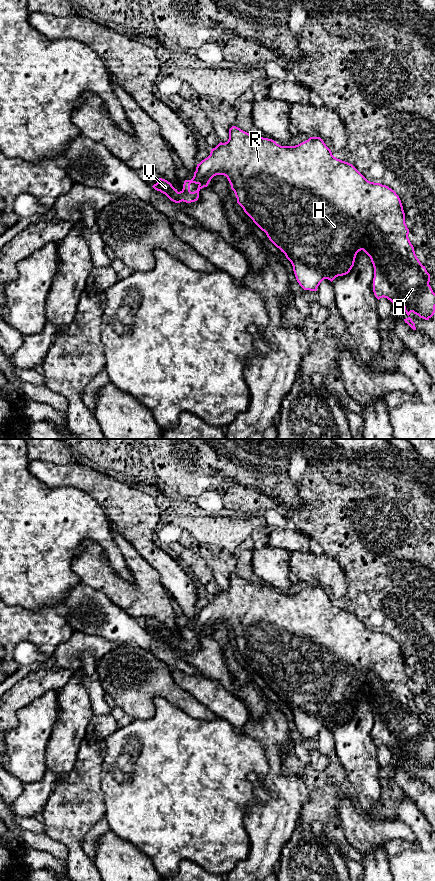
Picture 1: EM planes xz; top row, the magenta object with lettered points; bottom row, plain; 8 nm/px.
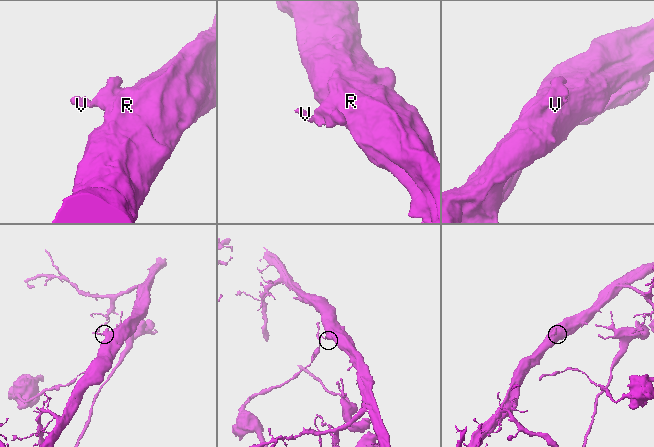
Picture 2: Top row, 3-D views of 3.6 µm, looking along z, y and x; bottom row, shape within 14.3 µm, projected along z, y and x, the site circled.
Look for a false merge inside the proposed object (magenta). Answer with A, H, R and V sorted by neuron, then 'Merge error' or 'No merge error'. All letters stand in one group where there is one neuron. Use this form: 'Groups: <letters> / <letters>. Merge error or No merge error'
Groups: A H R V. No merge error

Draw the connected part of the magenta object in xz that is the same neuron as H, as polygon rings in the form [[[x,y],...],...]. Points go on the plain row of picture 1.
[[[232,574],[229,577],[228,589],[225,591],[220,590],[215,596],[211,597],[210,603],[197,612],[193,626],[184,629],[183,637],[180,640],[178,640],[170,630],[162,626],[159,626],[157,631],[152,635],[165,642],[175,651],[180,651],[182,649],[191,651],[198,648],[199,639],[207,635],[211,627],[216,623],[224,623],[227,625],[231,637],[234,639],[237,646],[237,651],[243,656],[244,660],[253,670],[266,681],[269,688],[285,702],[286,706],[293,714],[297,730],[304,738],[317,739],[318,734],[324,727],[328,727],[332,730],[336,725],[348,722],[354,714],[357,701],[363,698],[370,705],[374,715],[373,740],[378,748],[384,745],[392,751],[399,750],[404,755],[404,759],[408,764],[413,760],[420,766],[429,768],[434,763],[435,741],[429,733],[430,722],[417,706],[414,695],[408,686],[409,677],[405,671],[405,661],[399,644],[394,638],[386,633],[368,629],[352,612],[334,605],[331,598],[320,585],[310,585],[308,588],[295,594],[281,594],[272,587],[255,584],[236,574]]]

